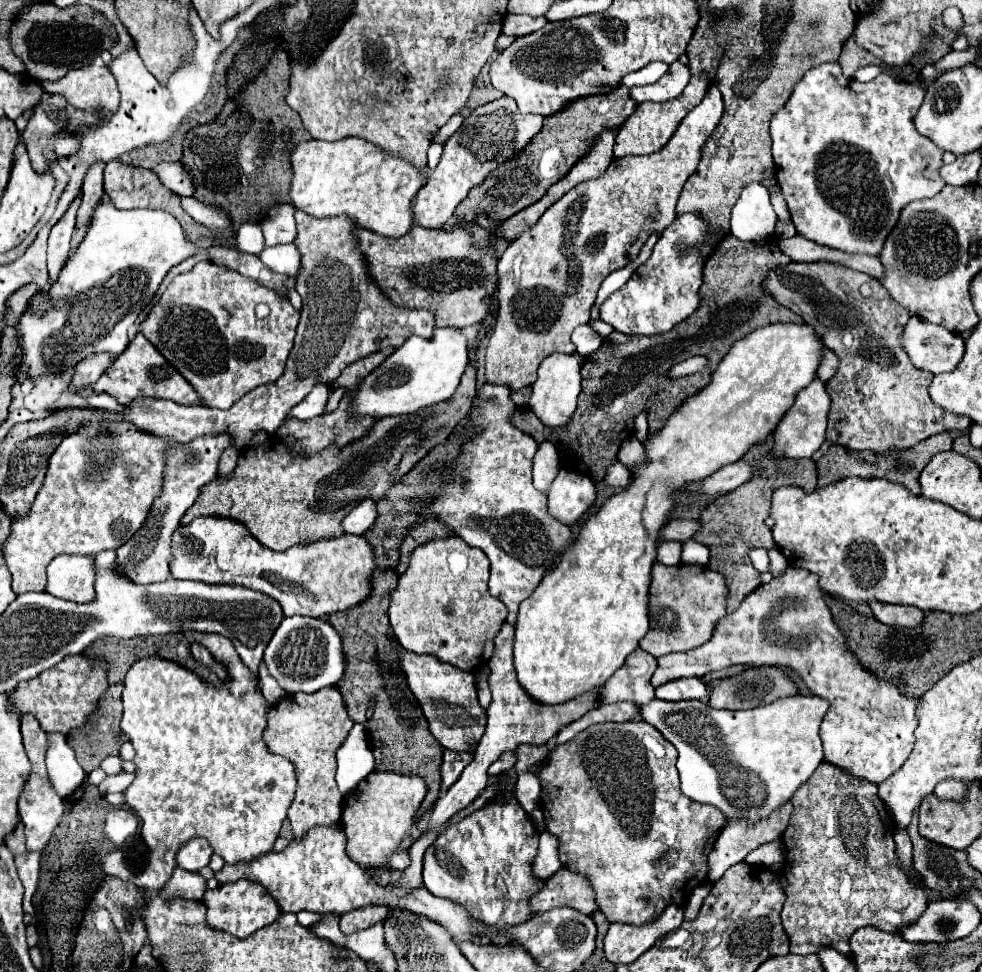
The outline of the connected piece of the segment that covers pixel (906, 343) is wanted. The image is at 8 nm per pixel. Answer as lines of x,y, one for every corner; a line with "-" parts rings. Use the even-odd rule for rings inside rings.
919,316
909,320
901,344
917,368
933,374
955,370
965,352
965,342
959,334
925,322

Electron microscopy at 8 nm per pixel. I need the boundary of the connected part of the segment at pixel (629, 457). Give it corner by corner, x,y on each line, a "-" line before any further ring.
631,436
631,438
627,438
627,440
623,442
623,446
621,446
621,450
619,450
619,460
621,460
627,468
631,468
631,466
643,462
643,458
641,458
643,454
645,454
645,448
641,446
641,442
639,442
635,436

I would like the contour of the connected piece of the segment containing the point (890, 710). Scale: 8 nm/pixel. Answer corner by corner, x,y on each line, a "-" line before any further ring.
787,568
785,574
761,584
735,612
719,620
707,644
689,652
661,656
651,686
657,688
677,678
703,678
709,672
735,664
791,668
811,694
831,704
821,722
823,760
855,778
881,784
901,768
915,746
913,730
917,726
917,706
921,698
907,696
901,690
901,680
887,682
857,662
843,632
833,622
817,578
819,576
807,570

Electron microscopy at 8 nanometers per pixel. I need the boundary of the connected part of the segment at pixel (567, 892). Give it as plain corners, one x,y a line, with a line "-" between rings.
561,868
547,880
545,888
531,900
531,908
535,912
547,912
559,906
571,906
583,914
593,914
599,910
595,890
591,888
587,876

